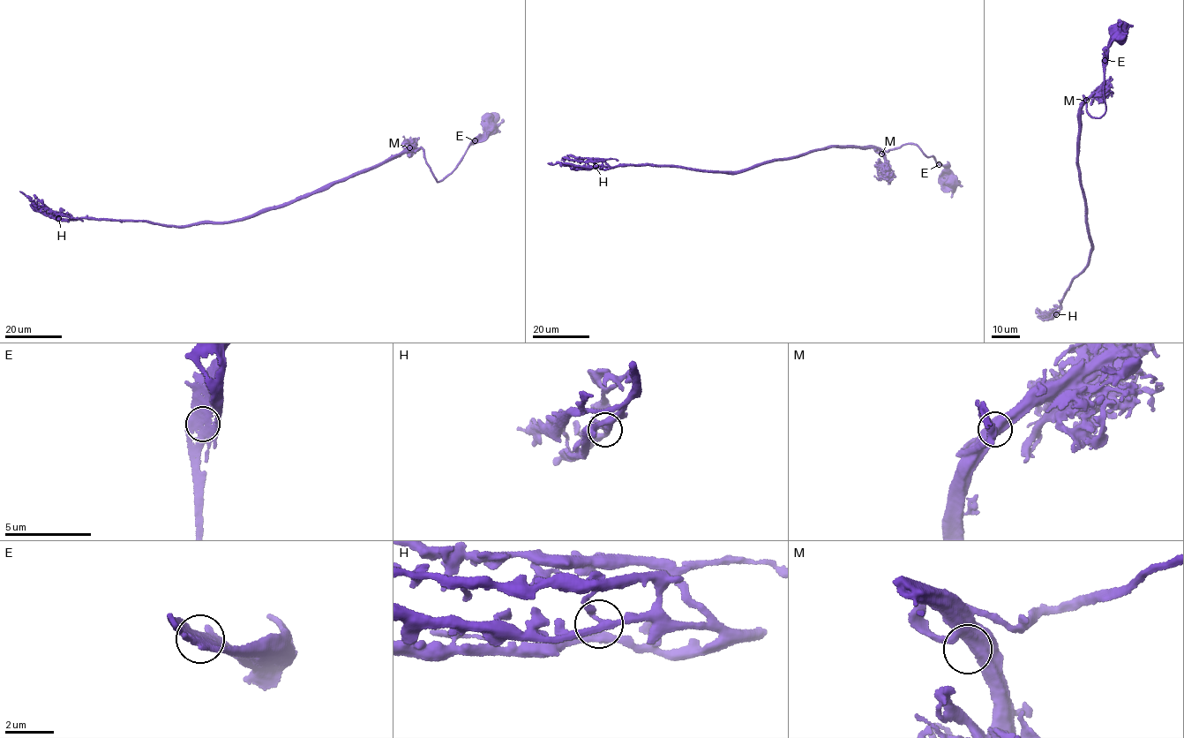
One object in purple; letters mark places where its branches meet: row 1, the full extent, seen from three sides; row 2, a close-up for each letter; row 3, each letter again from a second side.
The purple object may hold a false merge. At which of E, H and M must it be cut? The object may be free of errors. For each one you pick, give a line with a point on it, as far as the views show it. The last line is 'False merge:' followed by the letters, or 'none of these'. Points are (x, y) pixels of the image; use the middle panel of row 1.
False merge: none of these

